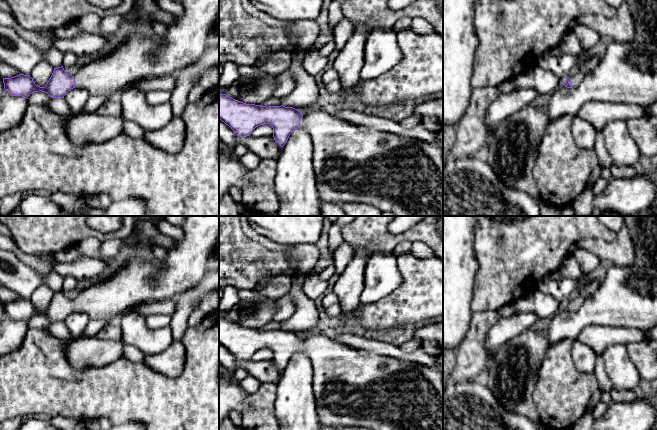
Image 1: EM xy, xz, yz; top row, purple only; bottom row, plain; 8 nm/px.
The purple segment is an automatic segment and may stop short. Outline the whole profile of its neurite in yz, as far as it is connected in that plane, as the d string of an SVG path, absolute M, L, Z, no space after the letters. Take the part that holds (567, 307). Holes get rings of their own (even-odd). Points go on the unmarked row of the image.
M596 280L585 281L581 284L580 295L570 302L568 301L562 308L567 312L577 311L584 301L598 290L600 283L600 281Z

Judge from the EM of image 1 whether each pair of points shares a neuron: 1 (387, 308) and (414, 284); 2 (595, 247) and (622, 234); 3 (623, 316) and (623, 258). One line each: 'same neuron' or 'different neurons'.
1: same neuron
2: same neuron
3: different neurons

